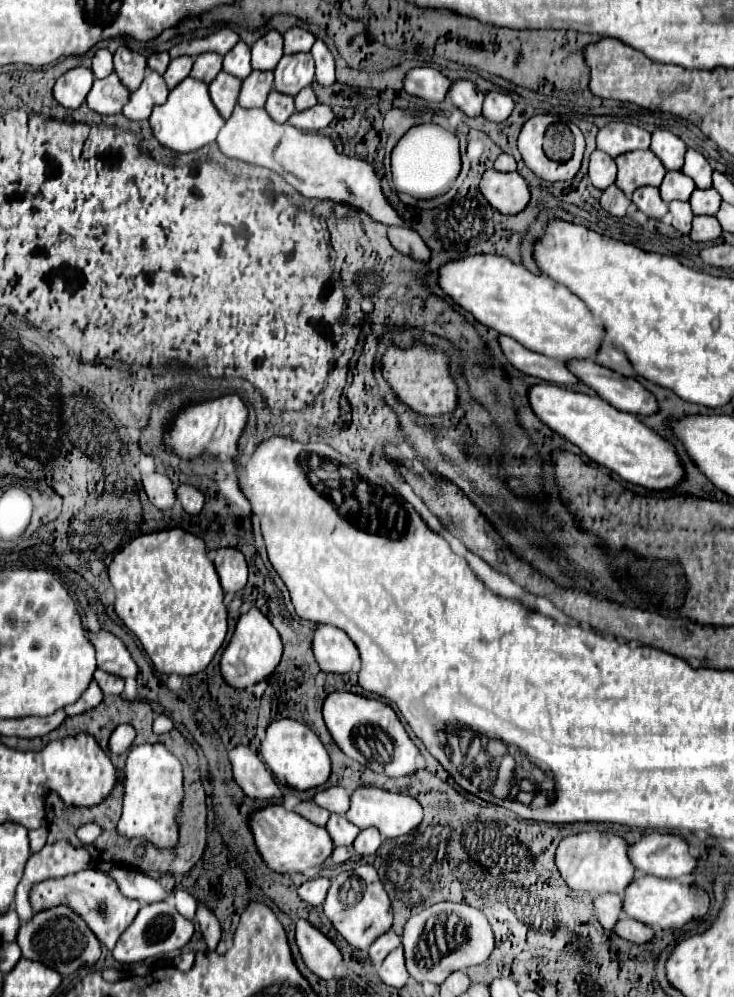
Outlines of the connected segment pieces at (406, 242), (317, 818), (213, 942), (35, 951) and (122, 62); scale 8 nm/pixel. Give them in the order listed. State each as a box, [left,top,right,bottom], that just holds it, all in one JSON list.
[[387,229,431,263],[293,801,329,827],[197,905,221,953],[17,905,101,975],[115,47,147,91]]

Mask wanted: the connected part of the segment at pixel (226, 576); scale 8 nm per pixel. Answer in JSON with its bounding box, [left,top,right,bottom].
[213,547,247,593]

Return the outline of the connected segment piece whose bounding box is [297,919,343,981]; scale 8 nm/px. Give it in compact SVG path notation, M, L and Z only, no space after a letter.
M305 919L297 921L297 947L311 973L319 979L333 979L339 963L343 961L339 949L319 929L309 925Z

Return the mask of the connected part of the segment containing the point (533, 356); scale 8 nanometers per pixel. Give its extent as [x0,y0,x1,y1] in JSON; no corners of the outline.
[499,337,579,385]

